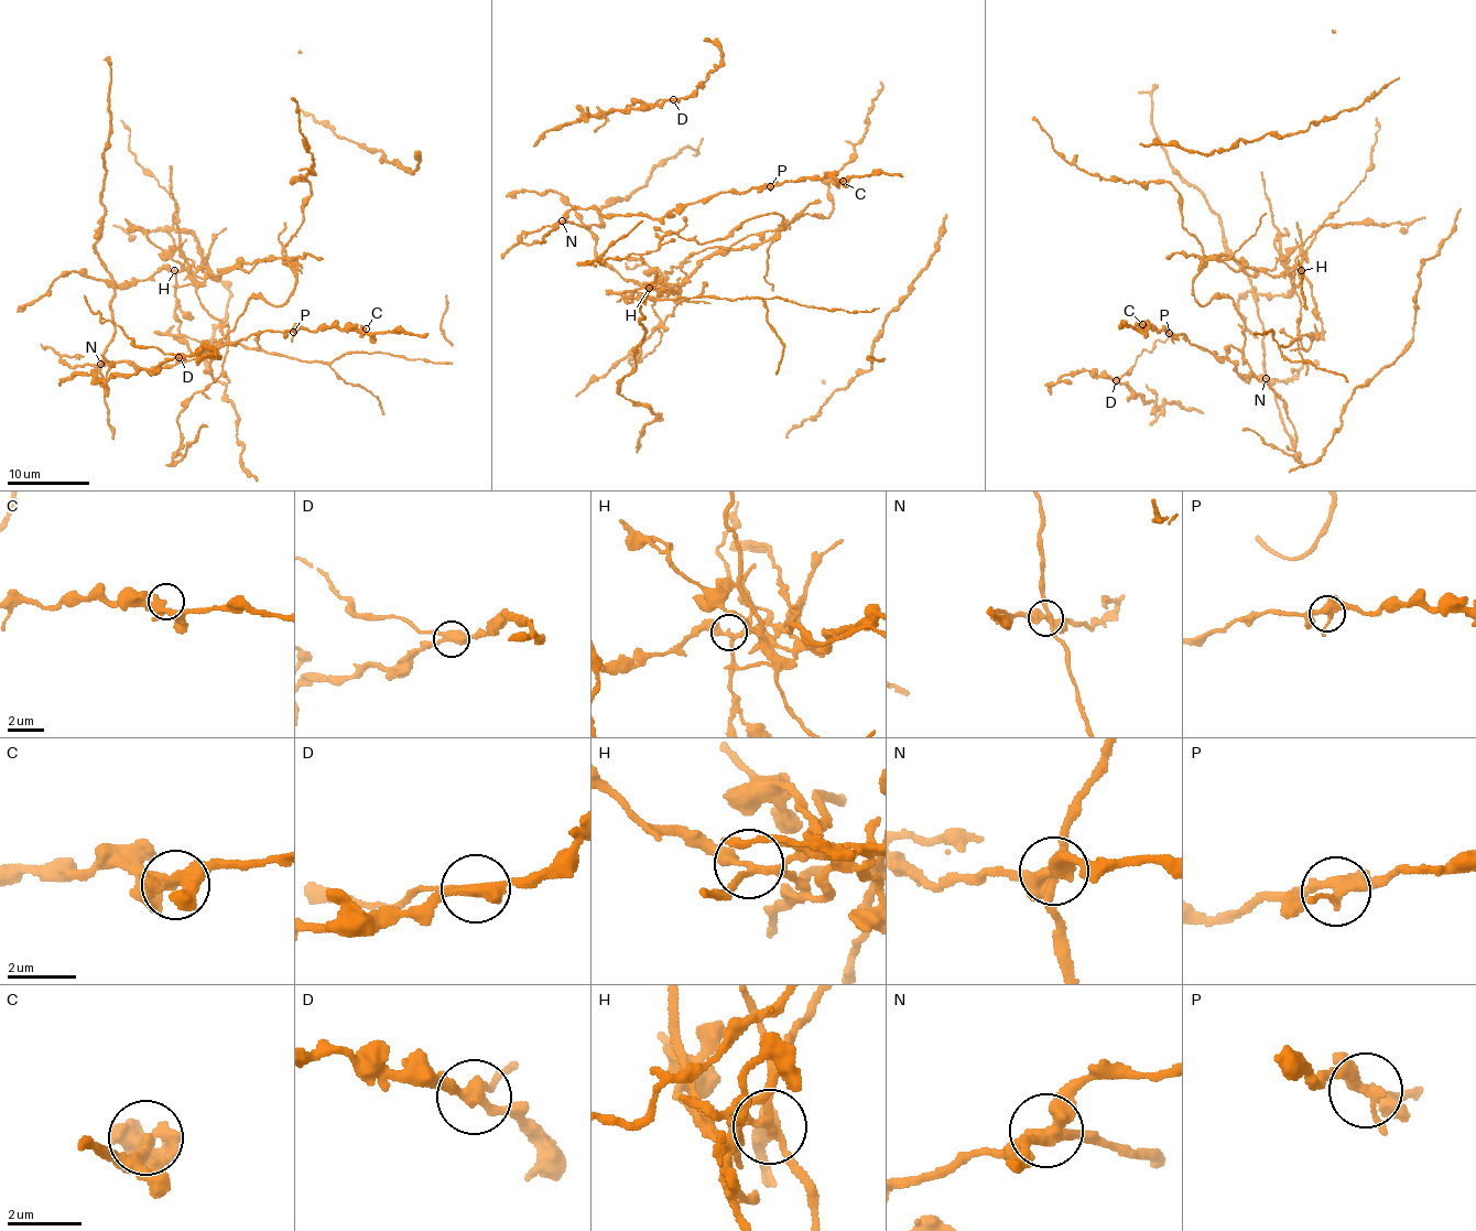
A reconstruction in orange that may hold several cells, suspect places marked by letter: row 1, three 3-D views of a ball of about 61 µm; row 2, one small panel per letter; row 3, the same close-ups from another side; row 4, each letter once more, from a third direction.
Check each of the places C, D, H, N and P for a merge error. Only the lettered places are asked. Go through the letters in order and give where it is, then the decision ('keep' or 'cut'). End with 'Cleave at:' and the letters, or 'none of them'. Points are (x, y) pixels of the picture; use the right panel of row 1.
C: at (1142, 324); keep
D: at (1116, 380); cut
H: at (1301, 270); cut
N: at (1266, 378); cut
P: at (1169, 333); keep
Cleave at: D, H, N

